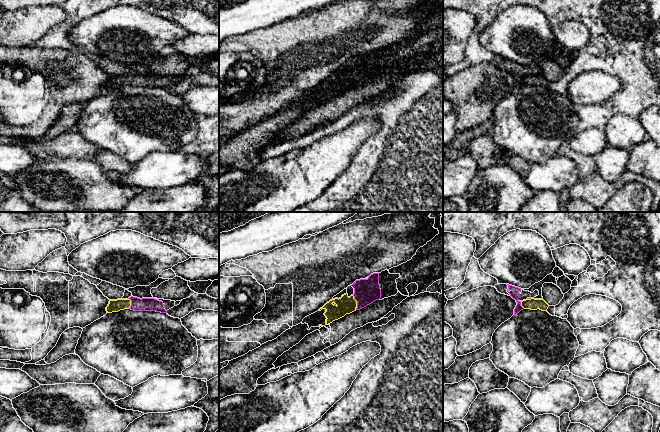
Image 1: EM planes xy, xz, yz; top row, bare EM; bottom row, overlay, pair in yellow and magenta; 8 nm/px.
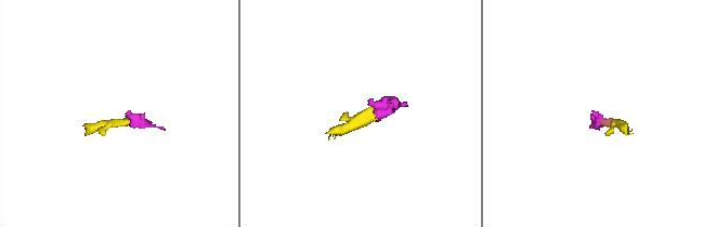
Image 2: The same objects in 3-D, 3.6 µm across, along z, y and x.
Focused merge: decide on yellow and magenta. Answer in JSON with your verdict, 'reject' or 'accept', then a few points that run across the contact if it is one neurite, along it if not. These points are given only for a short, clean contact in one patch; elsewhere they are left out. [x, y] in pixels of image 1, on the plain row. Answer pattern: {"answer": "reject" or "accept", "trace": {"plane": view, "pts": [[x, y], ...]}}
{"answer": "accept", "trace": {"plane": "xz", "pts": [[345, 81], [356, 77], [366, 67]]}}

